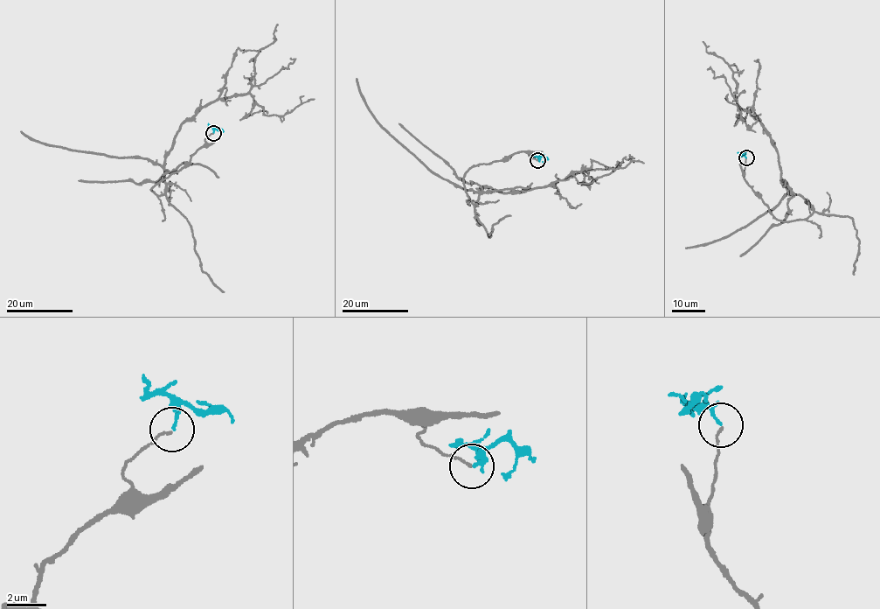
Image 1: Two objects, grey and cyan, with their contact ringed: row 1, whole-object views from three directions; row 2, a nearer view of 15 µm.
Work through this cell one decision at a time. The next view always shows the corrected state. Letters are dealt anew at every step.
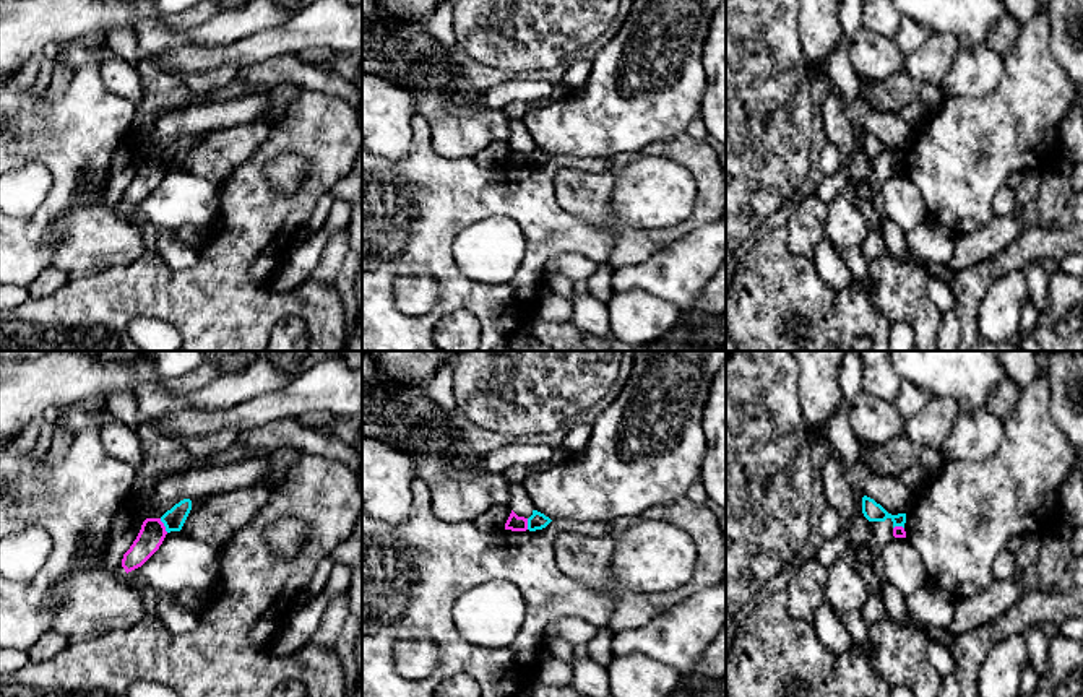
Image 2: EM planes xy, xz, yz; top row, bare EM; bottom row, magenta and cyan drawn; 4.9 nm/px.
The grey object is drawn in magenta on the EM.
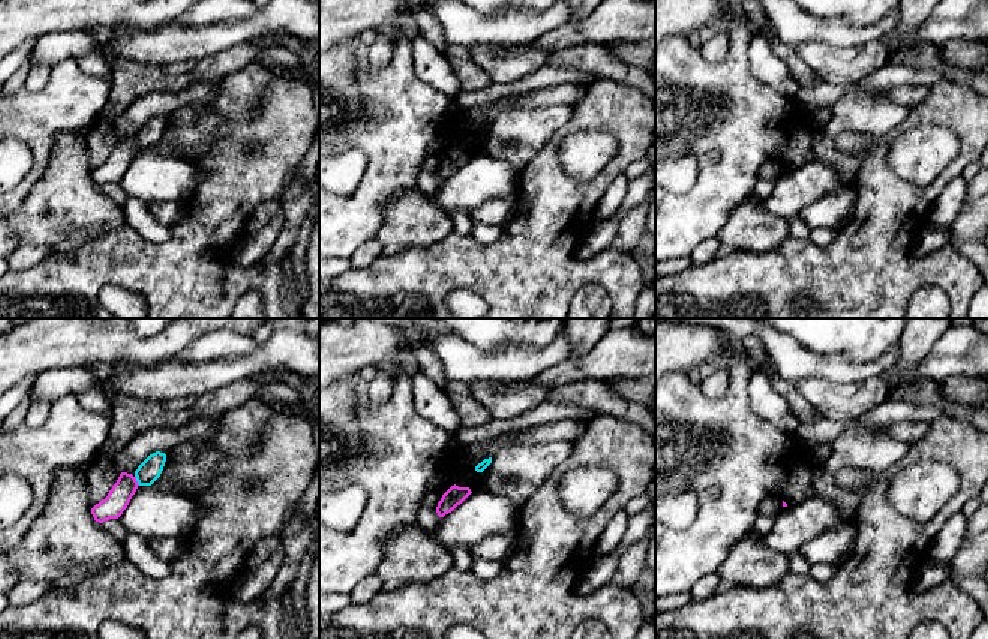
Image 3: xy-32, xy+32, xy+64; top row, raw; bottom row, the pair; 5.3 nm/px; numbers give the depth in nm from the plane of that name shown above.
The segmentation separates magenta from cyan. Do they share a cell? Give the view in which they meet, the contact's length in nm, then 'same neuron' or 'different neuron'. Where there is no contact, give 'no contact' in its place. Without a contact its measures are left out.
meets magenta in xy; contact 80 nm long; different neuron

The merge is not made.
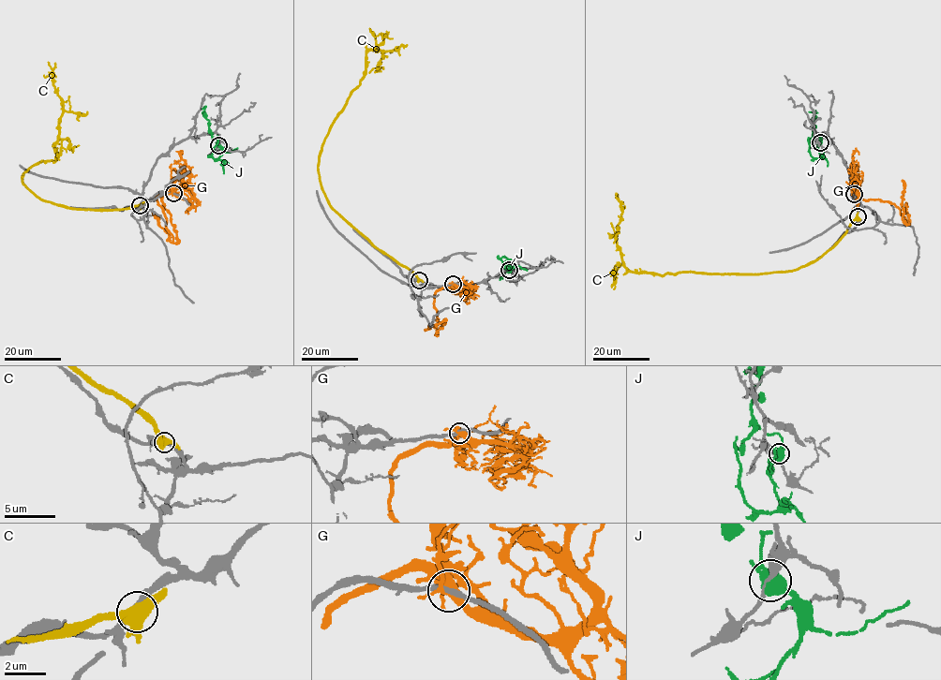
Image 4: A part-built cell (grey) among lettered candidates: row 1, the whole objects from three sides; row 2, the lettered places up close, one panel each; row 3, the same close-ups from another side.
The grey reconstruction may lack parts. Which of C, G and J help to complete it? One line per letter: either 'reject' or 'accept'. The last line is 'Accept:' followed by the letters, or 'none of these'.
C: reject
G: reject
J: accept
Accept: J

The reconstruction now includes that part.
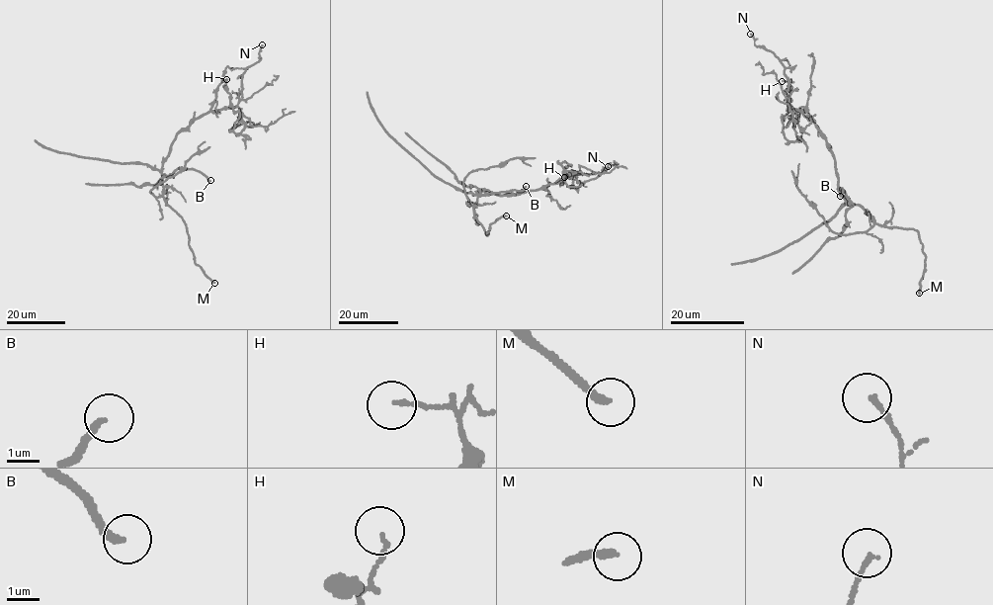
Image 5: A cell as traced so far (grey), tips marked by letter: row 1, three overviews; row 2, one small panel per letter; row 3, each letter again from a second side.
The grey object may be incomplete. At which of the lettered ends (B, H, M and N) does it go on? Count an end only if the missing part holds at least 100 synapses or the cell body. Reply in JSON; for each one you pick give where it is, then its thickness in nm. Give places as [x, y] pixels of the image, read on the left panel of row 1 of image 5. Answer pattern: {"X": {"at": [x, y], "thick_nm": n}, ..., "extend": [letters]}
{"M": {"at": [214, 283], "thick_nm": 220}, "extend": ["M"]}

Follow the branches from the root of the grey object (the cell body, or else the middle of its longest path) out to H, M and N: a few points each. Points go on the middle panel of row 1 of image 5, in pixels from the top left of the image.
H: (496, 194), (561, 181), (573, 172), (564, 162), (571, 165), (564, 177)
M: (496, 194), (485, 189), (477, 194), (473, 208), (474, 217), (487, 235), (490, 224), (506, 216)
N: (496, 194), (521, 194), (573, 176), (581, 183), (596, 178), (603, 166), (608, 166)

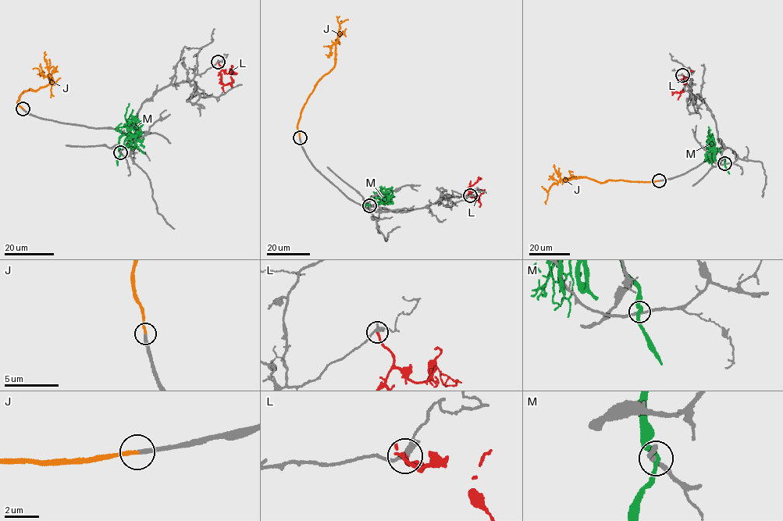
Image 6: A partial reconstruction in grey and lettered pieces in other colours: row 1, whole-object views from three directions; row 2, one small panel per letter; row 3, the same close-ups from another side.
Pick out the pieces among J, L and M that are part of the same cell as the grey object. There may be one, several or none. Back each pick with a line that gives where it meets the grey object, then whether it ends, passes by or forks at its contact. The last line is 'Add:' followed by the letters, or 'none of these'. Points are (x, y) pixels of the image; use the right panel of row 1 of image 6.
J: meets grey at (659, 180); it ends there
Add: J

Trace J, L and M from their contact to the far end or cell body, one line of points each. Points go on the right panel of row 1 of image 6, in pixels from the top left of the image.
J: (659, 180), (609, 180), (600, 182), (581, 177), (560, 180), (551, 186), (545, 202)
L: (682, 75), (685, 78), (685, 84), (681, 91), (673, 93), (670, 87)
M: (724, 163), (717, 148), (713, 148), (714, 140), (711, 140), (708, 126)

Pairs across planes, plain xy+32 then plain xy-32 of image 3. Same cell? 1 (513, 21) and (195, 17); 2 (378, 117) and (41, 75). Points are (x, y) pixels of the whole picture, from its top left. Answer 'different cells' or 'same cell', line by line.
1: same cell
2: different cells

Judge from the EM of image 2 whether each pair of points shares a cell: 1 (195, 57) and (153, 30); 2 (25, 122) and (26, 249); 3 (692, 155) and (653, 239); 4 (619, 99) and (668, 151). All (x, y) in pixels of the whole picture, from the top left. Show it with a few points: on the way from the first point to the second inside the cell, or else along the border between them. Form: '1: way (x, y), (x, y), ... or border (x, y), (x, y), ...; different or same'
1: border (218, 46), (179, 46), (146, 56); different
2: way (56, 153), (60, 158), (60, 197), (44, 218); same
3: way (705, 181), (705, 208), (687, 226), (679, 229); same
4: border (684, 132), (655, 140), (632, 151), (621, 151); different

